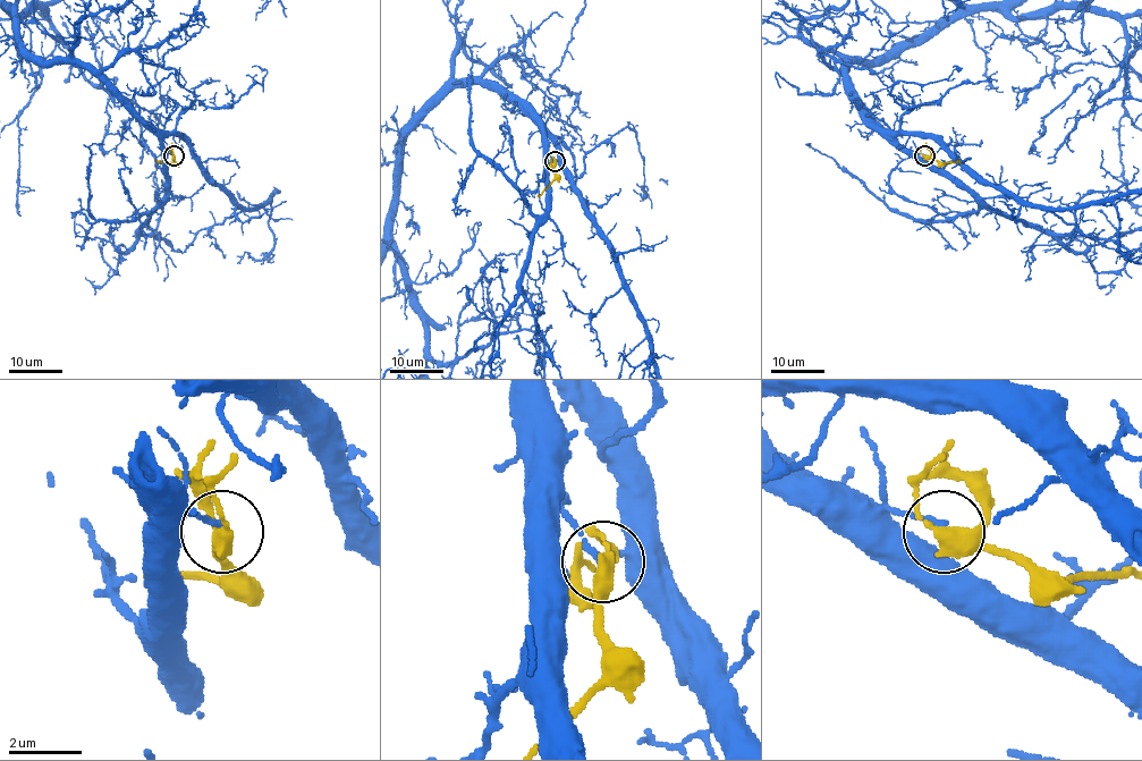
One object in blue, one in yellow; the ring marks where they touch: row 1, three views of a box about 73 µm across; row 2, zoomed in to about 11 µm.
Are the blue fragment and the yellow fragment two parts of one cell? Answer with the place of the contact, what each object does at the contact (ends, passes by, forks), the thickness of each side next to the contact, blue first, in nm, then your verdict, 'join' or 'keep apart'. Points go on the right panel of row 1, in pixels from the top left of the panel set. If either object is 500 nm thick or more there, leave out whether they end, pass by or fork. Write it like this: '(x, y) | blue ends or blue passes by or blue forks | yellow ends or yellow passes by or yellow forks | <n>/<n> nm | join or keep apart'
(924, 155) | blue ends | yellow forks | 150/320 nm | keep apart

